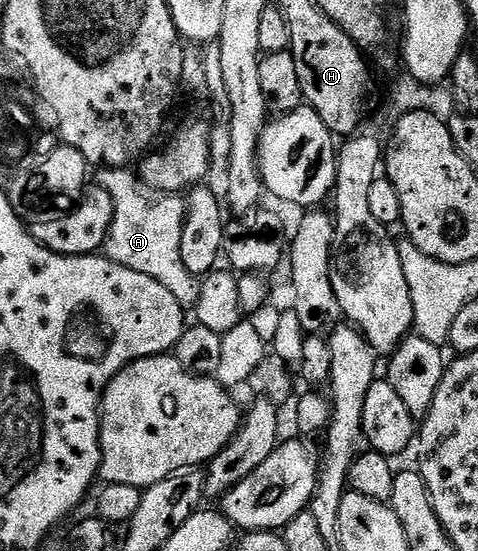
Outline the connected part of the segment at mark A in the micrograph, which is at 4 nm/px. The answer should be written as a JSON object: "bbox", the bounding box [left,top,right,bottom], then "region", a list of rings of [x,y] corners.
{"bbox":[94,168,201,308],"region":[[[99,168],[94,171],[94,185],[105,188],[115,205],[115,217],[107,229],[106,257],[125,268],[133,268],[133,272],[153,276],[157,284],[169,288],[177,304],[195,308],[201,282],[181,261],[181,232],[188,205],[178,193],[155,190],[132,172],[129,168]]]}

